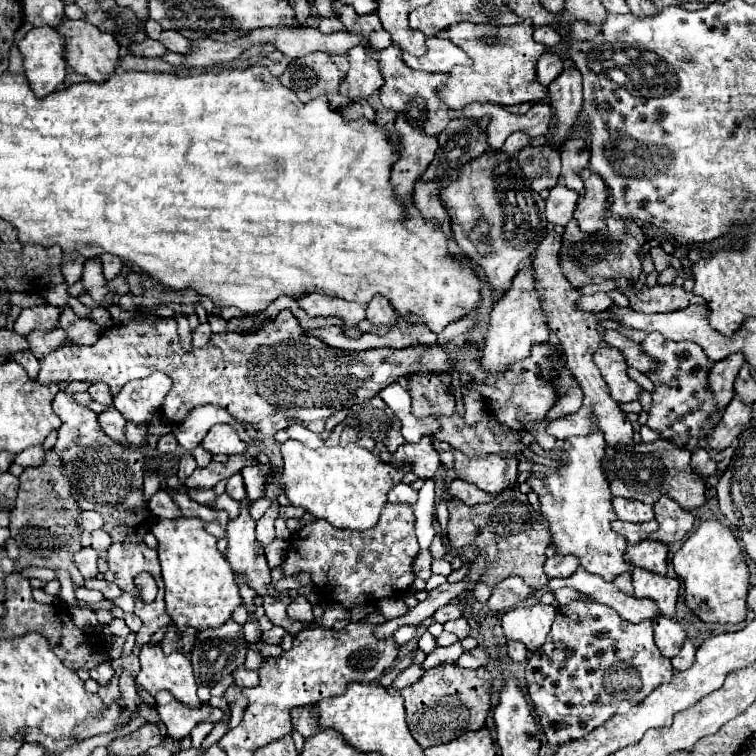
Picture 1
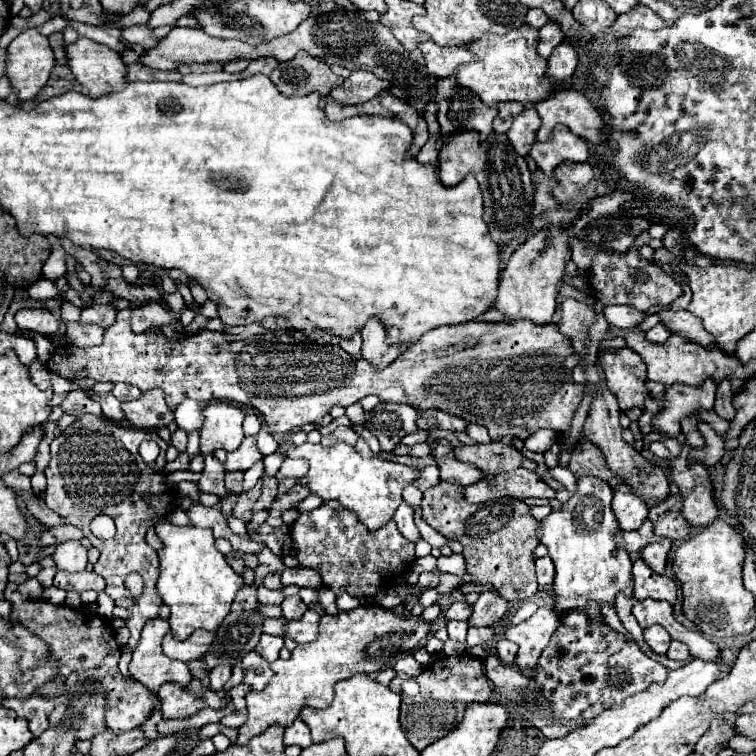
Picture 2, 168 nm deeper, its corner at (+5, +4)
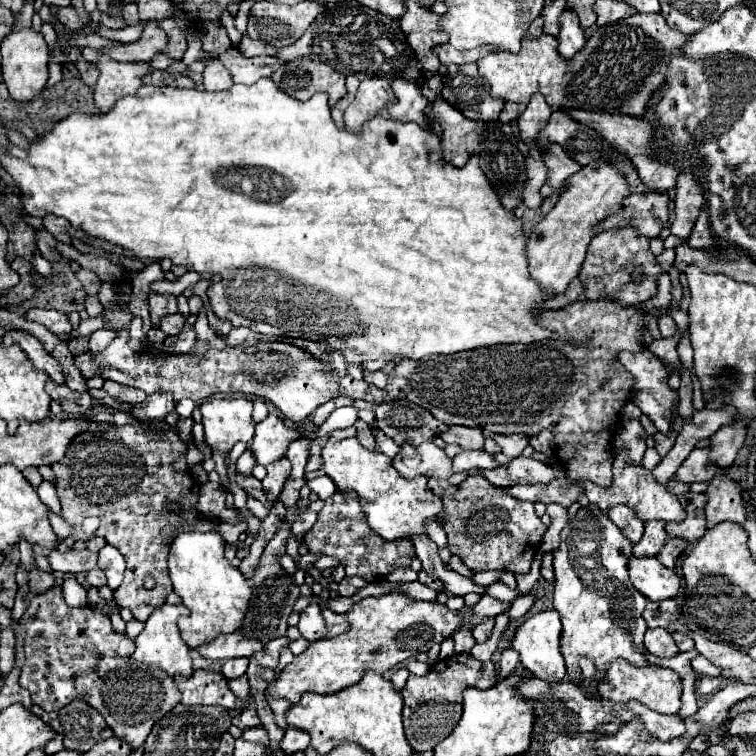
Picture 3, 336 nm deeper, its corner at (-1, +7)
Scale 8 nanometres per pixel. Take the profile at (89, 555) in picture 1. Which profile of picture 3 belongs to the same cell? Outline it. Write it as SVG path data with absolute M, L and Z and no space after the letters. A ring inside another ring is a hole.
M87 548L83 550L53 550L49 554L49 564L53 570L59 570L59 572L75 572L75 574L81 574L81 572L89 572L91 568L97 566L97 554L89 552Z

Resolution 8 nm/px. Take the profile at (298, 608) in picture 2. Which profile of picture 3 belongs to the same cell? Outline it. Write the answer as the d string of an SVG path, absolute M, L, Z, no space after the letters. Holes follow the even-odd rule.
M311 602L311 604L301 612L301 620L299 620L297 628L299 628L301 636L307 638L309 642L325 638L325 622L323 622L323 616L321 616L321 608Z

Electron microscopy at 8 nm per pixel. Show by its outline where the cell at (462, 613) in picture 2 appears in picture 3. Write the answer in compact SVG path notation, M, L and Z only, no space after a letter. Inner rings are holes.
M483 596L475 606L471 606L471 612L483 618L483 616L497 616L497 614L501 614L501 612L507 610L507 608L509 608L507 604L495 600L495 598L491 598L491 596Z

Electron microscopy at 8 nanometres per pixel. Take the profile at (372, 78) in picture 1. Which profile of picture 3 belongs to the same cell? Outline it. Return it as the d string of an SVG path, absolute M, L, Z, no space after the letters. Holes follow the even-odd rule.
M365 78L359 84L359 90L353 102L345 110L345 128L359 132L365 120L379 114L379 110L393 100L395 100L395 94L391 90L391 84L385 78Z

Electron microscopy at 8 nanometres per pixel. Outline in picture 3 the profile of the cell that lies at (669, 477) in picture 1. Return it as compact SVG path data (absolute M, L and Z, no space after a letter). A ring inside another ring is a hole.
M713 476L707 490L707 504L705 504L705 516L707 516L707 528L713 528L719 522L737 522L743 524L747 520L747 510L741 498L741 488L735 480L729 476Z

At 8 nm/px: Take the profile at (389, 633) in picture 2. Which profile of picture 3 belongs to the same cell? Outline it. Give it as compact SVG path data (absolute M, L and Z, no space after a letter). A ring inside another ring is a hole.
M401 592L363 598L345 612L345 618L349 622L347 632L335 638L311 642L307 650L295 656L293 662L281 670L277 680L267 686L265 696L297 704L305 692L335 694L341 688L357 684L365 670L385 674L399 662L419 652L427 652L433 644L441 644L461 626L461 616L457 612L451 612L437 602L409 600Z

